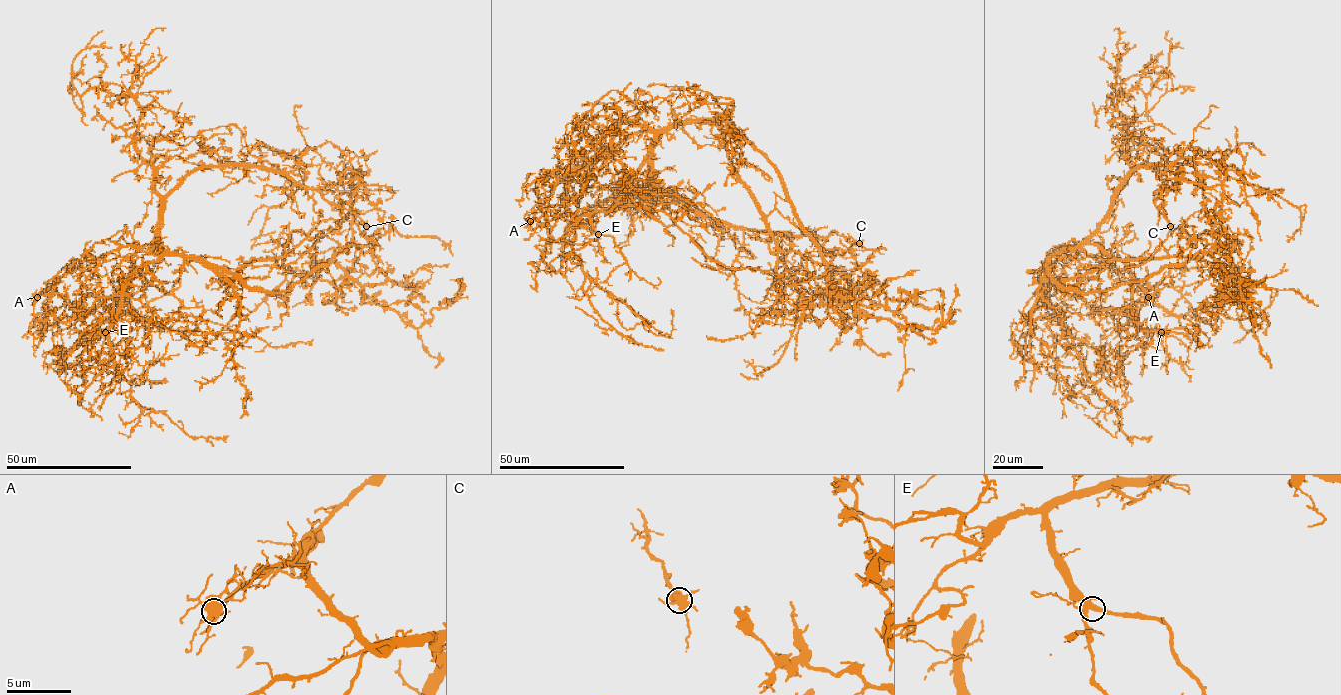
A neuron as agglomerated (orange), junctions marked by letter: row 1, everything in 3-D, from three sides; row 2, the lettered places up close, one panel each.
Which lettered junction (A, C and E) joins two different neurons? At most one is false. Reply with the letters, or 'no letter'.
no letter

